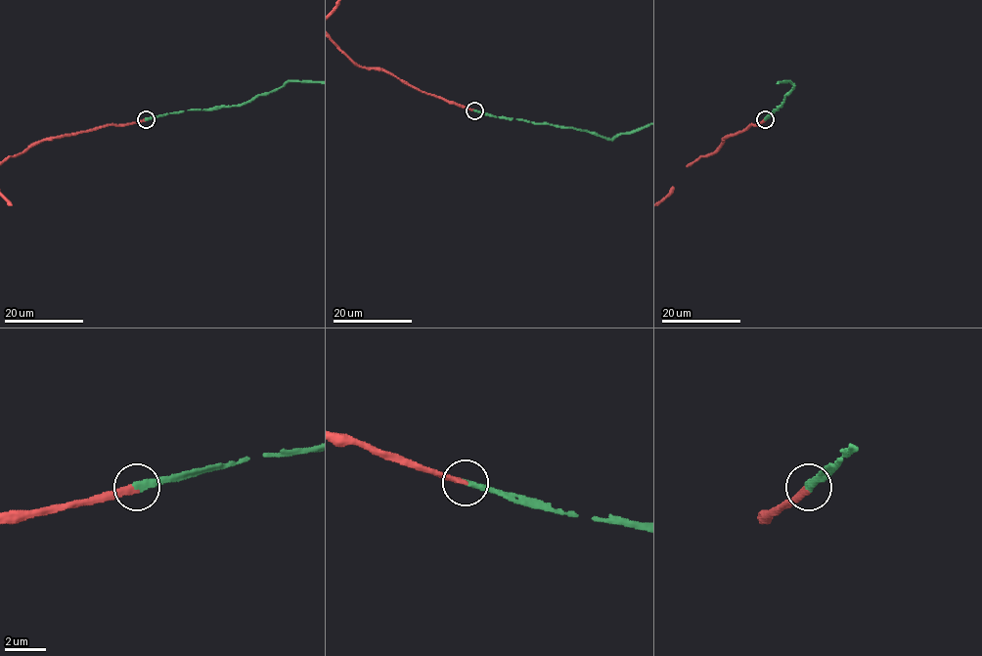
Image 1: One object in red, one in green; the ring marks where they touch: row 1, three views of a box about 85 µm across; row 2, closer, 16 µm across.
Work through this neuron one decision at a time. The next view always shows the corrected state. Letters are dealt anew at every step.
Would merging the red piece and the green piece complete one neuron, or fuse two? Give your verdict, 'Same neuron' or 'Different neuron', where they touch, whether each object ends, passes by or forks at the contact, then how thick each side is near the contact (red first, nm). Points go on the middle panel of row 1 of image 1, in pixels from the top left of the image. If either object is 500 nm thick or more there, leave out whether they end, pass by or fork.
Same neuron. Place: (474, 110). At the ring red ends. At the ring green ends. Thickness 280 nm (red) against 300 nm

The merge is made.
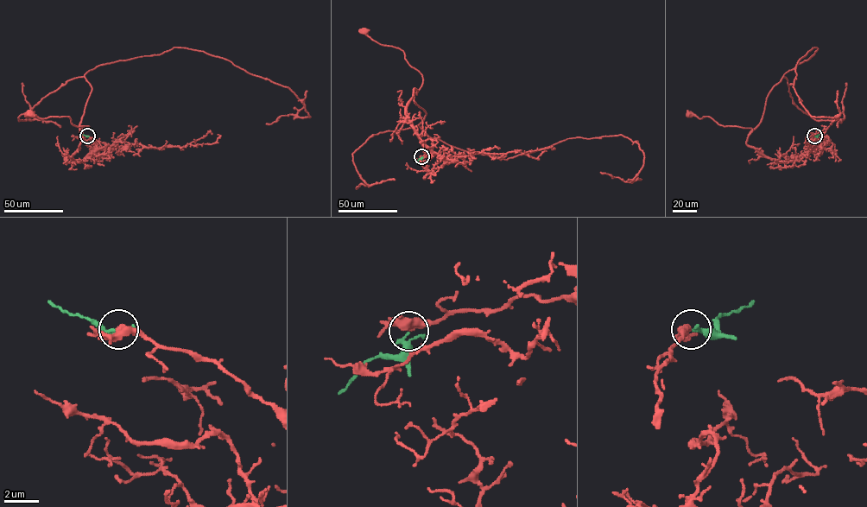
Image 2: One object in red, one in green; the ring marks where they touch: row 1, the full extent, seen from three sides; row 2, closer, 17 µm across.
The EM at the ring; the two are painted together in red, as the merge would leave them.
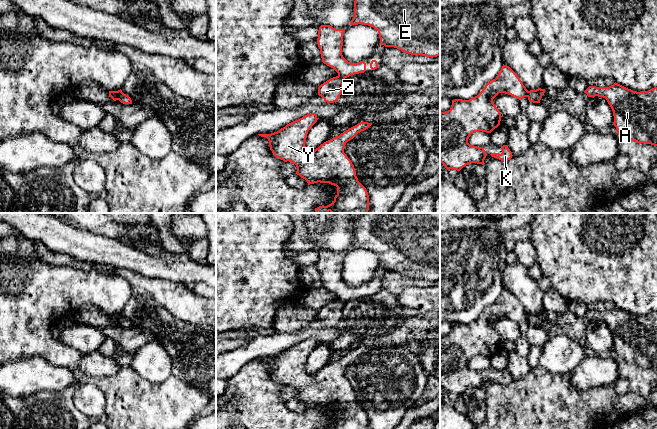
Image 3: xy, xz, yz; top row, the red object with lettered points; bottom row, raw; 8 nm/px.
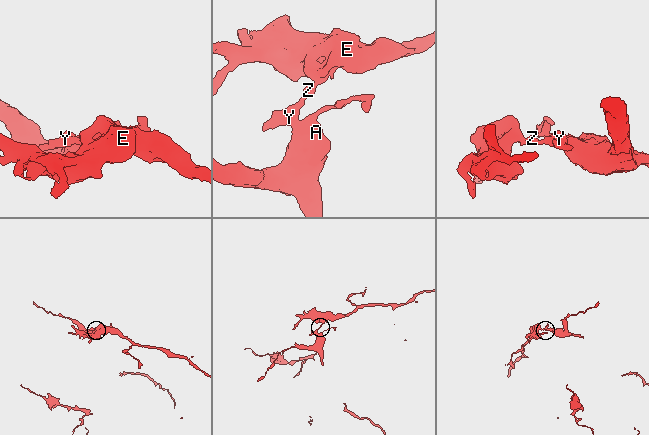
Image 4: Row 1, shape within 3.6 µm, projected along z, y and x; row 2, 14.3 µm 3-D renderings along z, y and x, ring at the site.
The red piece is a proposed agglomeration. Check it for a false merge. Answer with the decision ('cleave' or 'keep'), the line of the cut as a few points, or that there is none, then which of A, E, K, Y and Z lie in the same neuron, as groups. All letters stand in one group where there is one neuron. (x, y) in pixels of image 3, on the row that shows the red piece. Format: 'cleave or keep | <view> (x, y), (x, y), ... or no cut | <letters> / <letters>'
cleave | xy (117, 91), (119, 99) | A Y Z / E K

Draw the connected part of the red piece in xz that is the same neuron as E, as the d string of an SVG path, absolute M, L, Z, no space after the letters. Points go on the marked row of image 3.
M355 0L350 25L368 25L378 31L380 43L411 55L440 56L440 0Z

